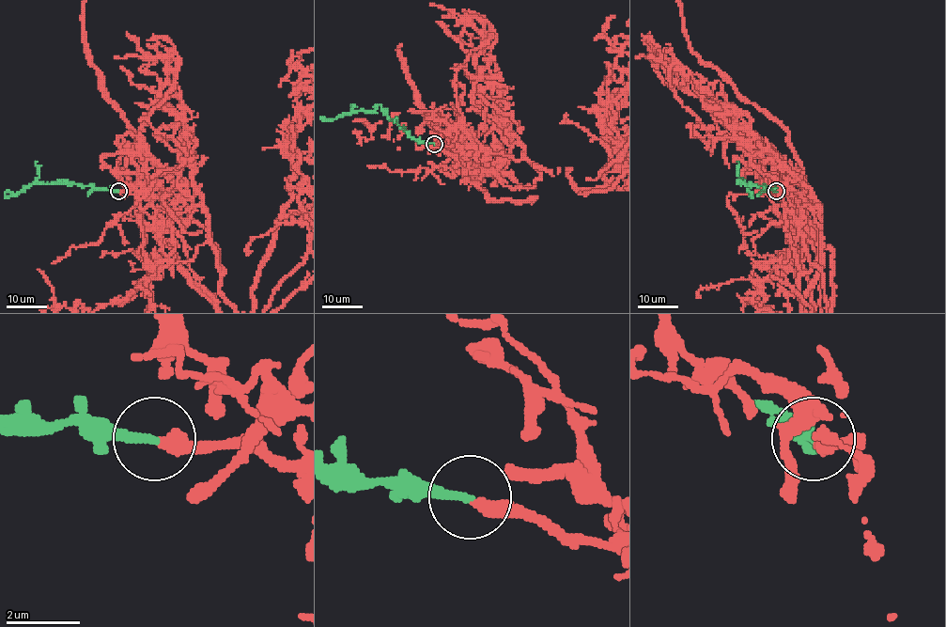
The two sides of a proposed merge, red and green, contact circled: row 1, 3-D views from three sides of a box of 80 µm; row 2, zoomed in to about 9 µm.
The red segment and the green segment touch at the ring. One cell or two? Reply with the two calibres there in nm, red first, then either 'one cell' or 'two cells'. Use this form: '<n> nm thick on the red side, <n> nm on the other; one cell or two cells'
360 nm thick on the red side, 240 nm on the other; one cell

